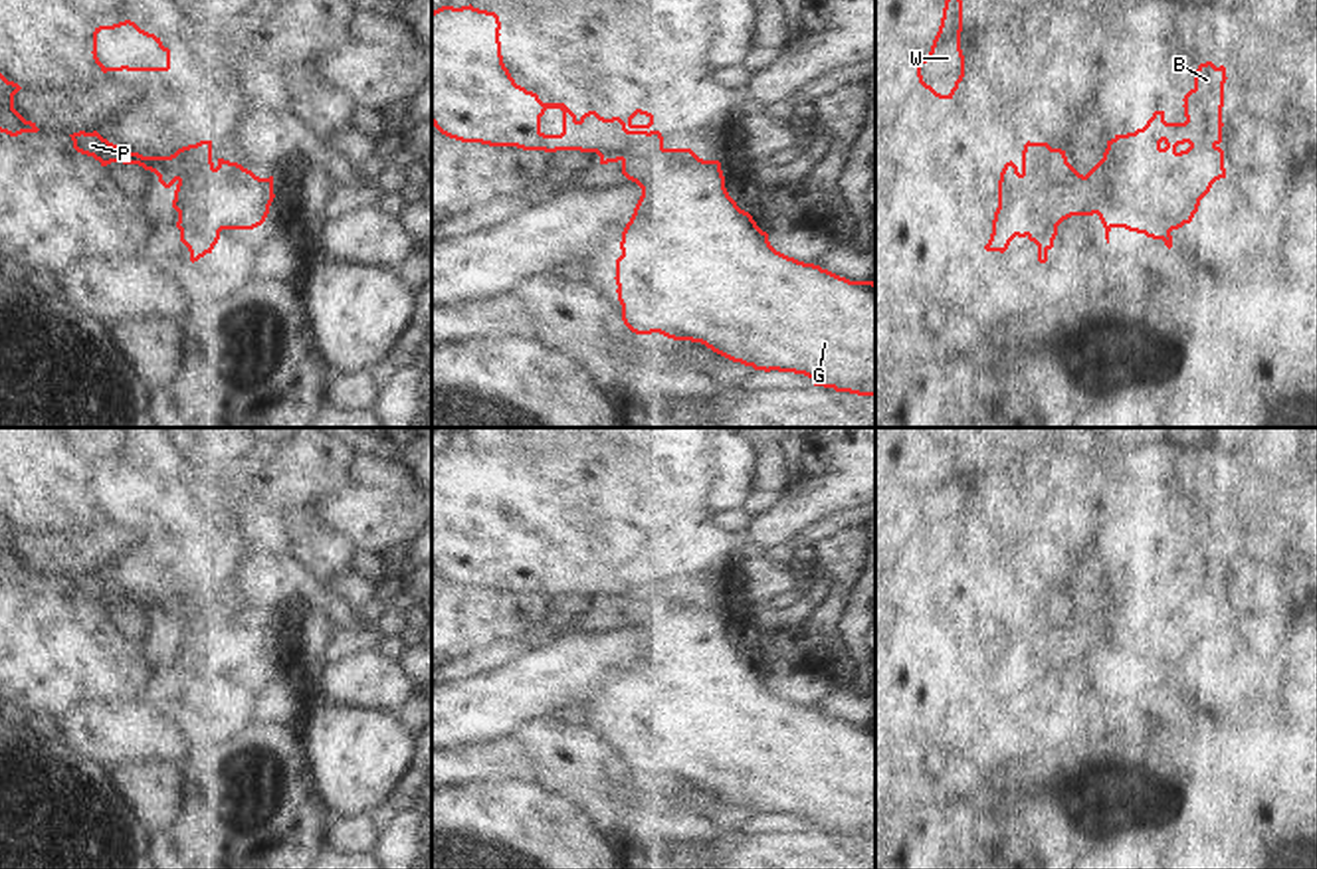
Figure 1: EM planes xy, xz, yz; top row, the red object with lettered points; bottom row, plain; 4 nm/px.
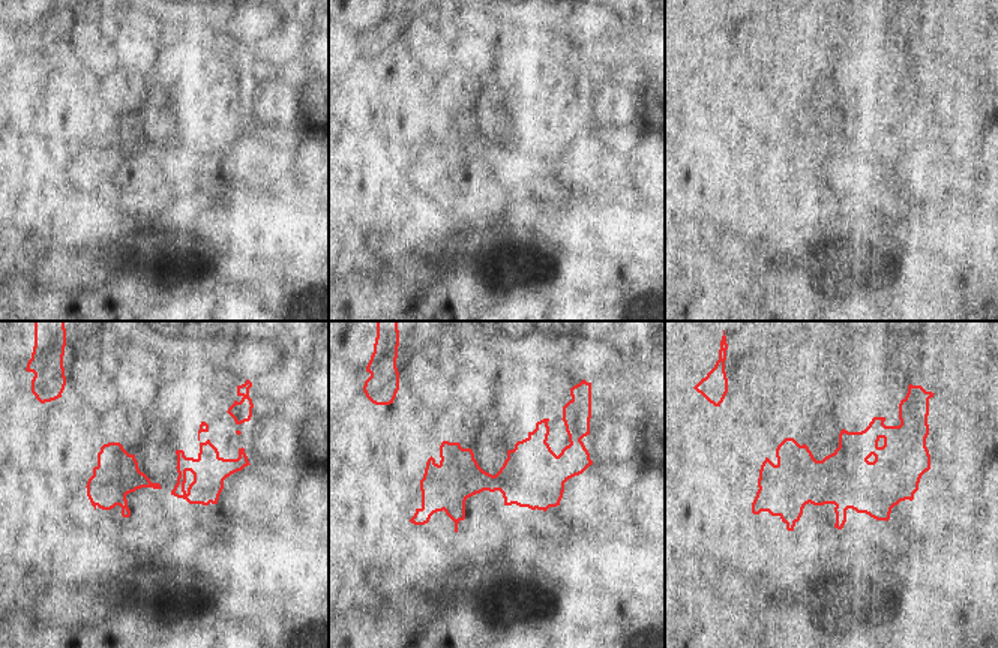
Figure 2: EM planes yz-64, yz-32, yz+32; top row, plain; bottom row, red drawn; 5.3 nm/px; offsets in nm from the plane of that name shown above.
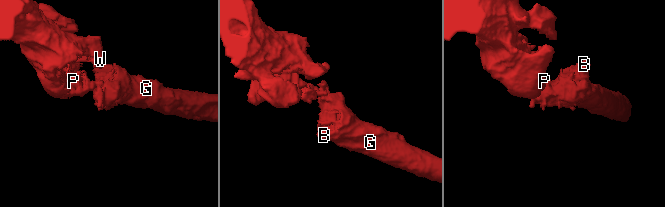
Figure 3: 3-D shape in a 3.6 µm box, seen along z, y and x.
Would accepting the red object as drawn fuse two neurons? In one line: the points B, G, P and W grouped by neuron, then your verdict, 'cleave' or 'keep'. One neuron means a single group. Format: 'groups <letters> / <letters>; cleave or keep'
groups B G / P W; cleave

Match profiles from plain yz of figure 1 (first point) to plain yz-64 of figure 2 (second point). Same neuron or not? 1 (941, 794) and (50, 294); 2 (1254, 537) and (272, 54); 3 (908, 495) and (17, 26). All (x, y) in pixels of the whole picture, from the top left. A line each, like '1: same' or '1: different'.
1: same
2: different
3: same

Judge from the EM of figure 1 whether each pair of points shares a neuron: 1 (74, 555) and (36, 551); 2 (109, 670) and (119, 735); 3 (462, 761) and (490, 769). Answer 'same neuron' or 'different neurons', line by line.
1: same neuron
2: different neurons
3: same neuron

